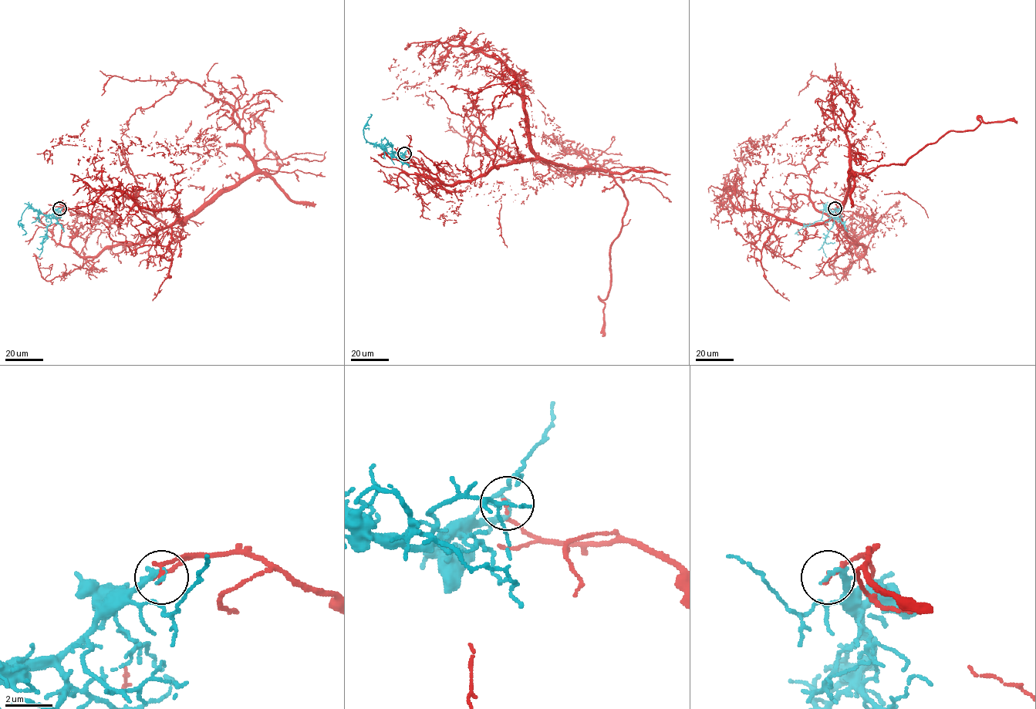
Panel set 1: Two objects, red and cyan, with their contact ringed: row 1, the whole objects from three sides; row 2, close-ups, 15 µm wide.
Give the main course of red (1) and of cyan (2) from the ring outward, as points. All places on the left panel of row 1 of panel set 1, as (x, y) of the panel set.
1: (59, 208), (91, 217), (82, 256), (190, 216), (105, 188), (99, 145), (55, 138), (44, 160)
2: (59, 208), (44, 215), (28, 206), (18, 224), (26, 232), (22, 235)

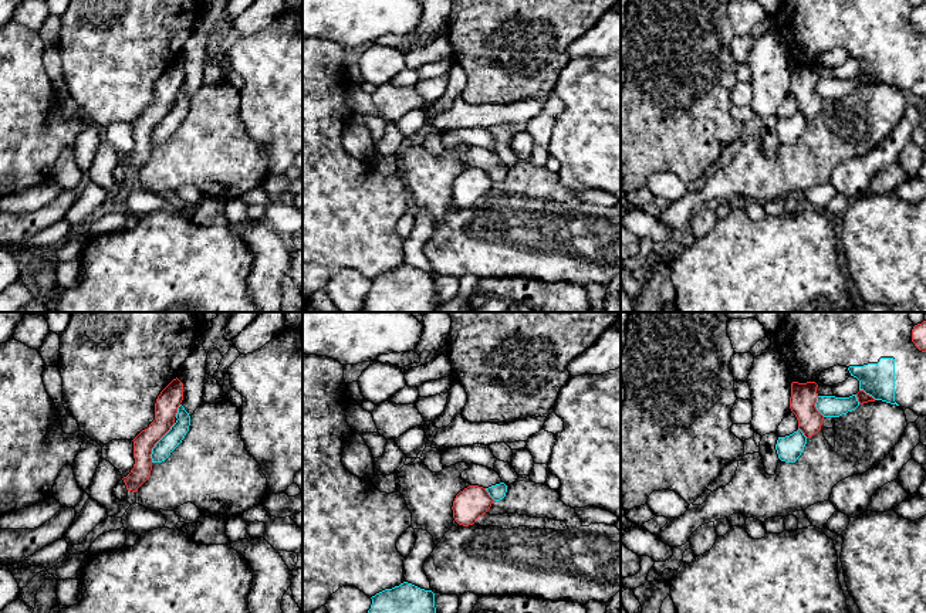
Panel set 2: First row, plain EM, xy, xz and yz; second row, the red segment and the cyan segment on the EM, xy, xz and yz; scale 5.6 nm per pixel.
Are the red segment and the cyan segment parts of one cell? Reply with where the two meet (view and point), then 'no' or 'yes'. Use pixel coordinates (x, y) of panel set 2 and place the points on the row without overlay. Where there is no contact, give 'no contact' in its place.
xy (156, 124) | no

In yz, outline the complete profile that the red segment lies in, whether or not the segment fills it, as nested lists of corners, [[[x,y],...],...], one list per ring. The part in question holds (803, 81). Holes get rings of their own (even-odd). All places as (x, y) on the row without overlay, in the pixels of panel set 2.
[[[815,64],[791,65],[790,91],[798,102],[798,111],[808,121],[821,112],[824,98],[817,92],[817,70]]]

